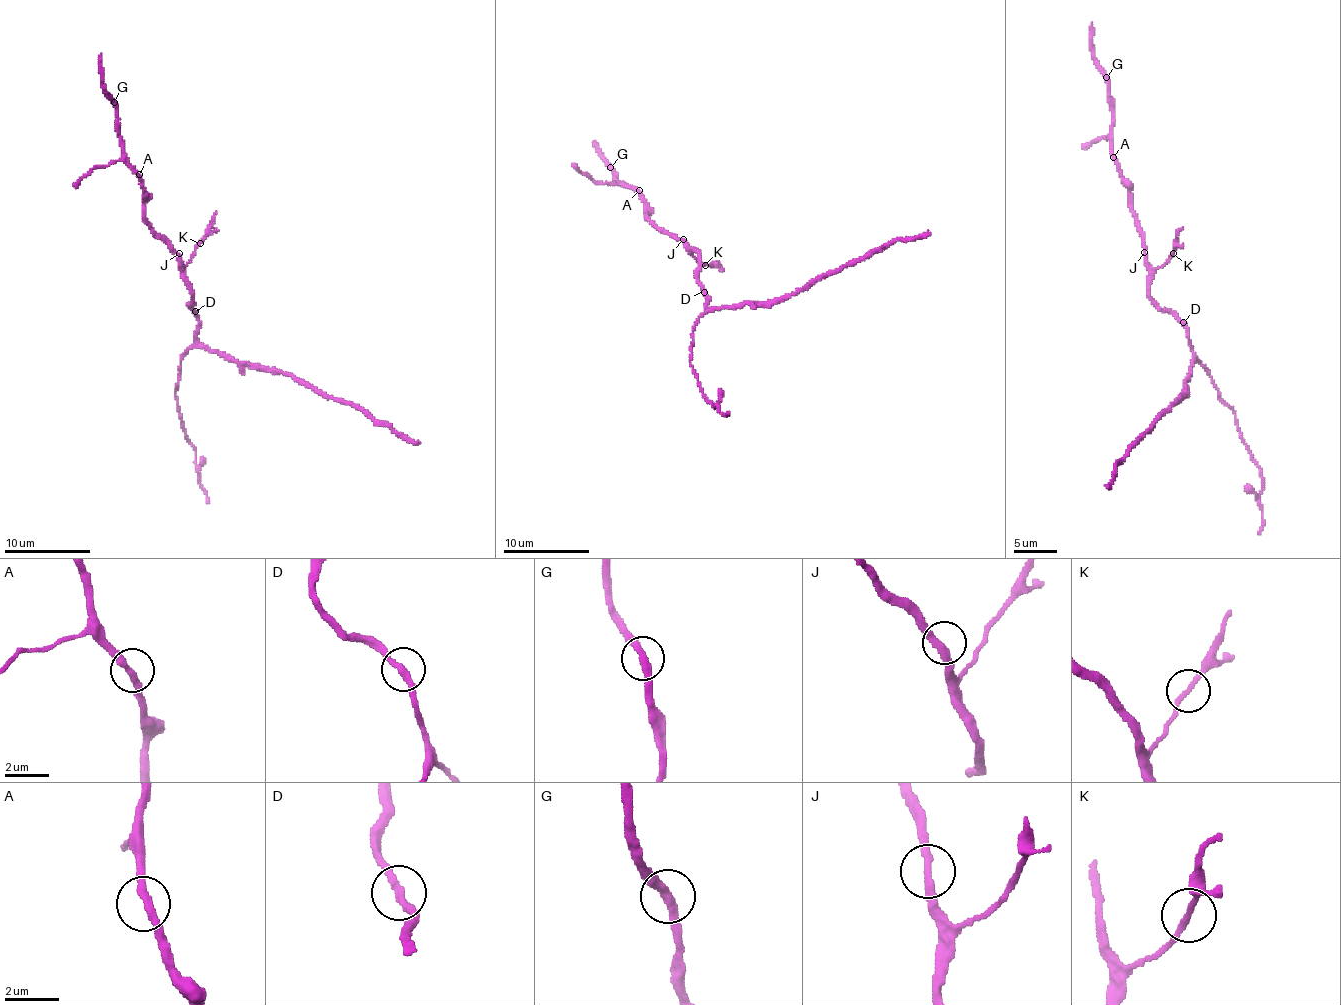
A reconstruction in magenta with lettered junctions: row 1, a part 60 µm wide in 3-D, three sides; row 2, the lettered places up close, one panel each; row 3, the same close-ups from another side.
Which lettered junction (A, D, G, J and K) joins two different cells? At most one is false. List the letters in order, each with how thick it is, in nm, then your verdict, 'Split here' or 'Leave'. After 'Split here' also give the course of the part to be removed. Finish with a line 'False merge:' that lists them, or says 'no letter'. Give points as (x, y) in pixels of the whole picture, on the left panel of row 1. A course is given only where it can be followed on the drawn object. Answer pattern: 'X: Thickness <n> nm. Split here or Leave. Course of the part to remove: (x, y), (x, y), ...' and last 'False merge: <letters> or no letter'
A: Thickness 280 nm. Leave
D: Thickness 240 nm. Leave
G: Thickness 320 nm. Leave
J: Thickness 280 nm. Leave
K: Thickness 200 nm. Leave
False merge: no letter

